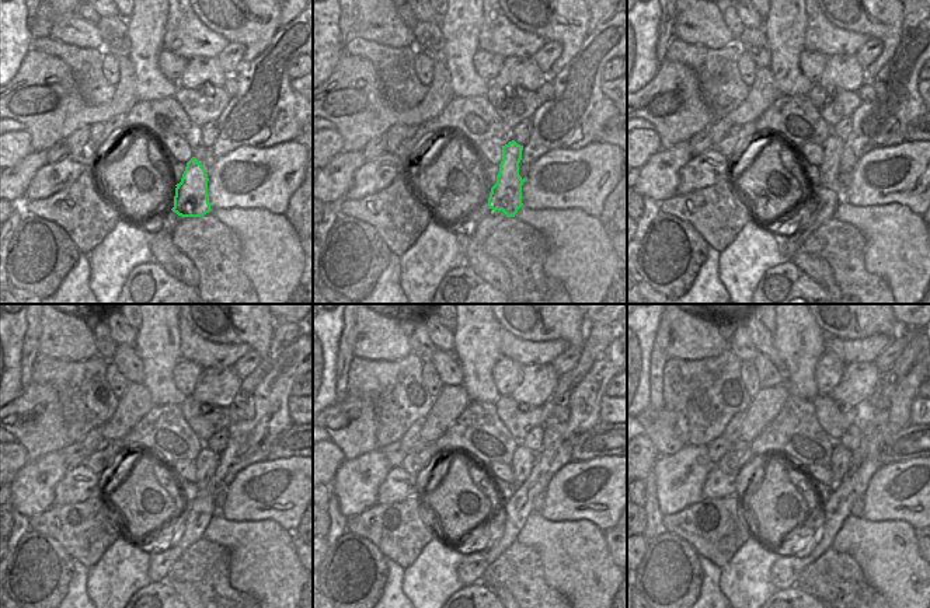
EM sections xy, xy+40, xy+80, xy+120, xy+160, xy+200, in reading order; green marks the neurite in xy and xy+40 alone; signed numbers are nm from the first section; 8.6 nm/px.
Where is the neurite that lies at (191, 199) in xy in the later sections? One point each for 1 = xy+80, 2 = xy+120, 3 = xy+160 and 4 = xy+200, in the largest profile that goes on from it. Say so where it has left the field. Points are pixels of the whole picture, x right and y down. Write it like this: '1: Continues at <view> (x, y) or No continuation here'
1: Continues at xy+80 (832, 147)
2: Continues at xy+120 (206, 461)
3: Continues at xy+160 (523, 458)
4: Continues at xy+200 (840, 458).

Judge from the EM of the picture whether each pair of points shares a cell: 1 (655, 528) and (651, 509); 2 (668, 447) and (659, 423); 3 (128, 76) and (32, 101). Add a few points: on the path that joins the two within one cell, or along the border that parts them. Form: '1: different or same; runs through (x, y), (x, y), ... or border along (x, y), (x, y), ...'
1: same; runs through (654, 524), (652, 513)
2: same; runs through (666, 441), (662, 429)
3: same; runs through (111, 107), (103, 114), (51, 114)

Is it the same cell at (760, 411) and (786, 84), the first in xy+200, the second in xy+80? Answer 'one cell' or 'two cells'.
two cells

